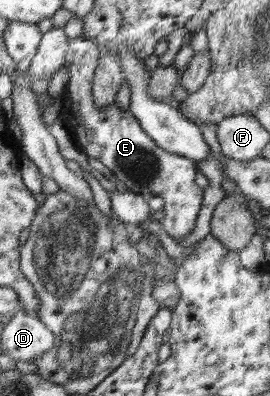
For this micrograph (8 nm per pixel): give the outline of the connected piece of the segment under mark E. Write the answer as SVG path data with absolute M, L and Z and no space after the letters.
M77 37L69 40L63 65L69 77L61 94L64 99L59 118L64 121L68 132L74 135L82 152L88 158L102 162L130 192L142 194L147 198L162 197L165 217L160 228L173 239L185 239L196 228L203 202L203 189L195 180L199 171L197 163L158 147L129 111L116 104L96 107L92 97L92 79L101 52L99 46L90 39Z

